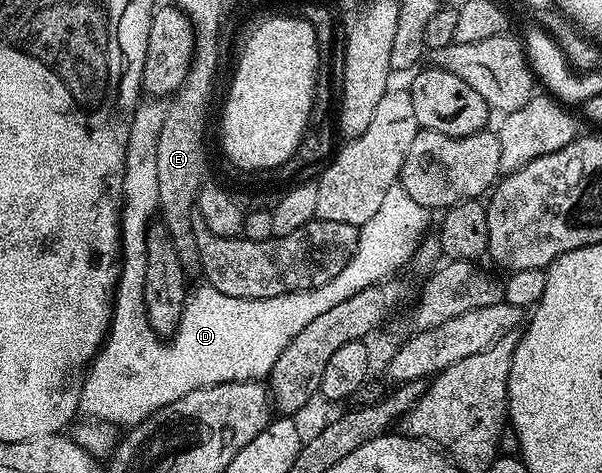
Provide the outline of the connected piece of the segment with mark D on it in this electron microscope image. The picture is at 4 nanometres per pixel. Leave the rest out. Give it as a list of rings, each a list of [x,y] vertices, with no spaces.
[[[139,103],[128,130],[120,216],[122,242],[118,284],[114,288],[114,313],[110,315],[106,338],[86,370],[78,399],[79,409],[87,412],[91,421],[112,424],[122,430],[144,423],[154,412],[184,398],[184,394],[192,394],[192,390],[241,380],[265,381],[272,366],[276,366],[276,358],[284,354],[284,346],[288,346],[288,342],[292,342],[308,322],[320,318],[320,314],[328,314],[332,306],[352,298],[352,294],[360,294],[360,290],[401,273],[398,271],[413,261],[414,251],[428,232],[428,209],[414,201],[401,183],[393,184],[388,194],[384,194],[380,210],[359,227],[356,254],[352,254],[348,266],[344,266],[332,282],[324,282],[324,286],[316,286],[310,292],[255,300],[232,298],[220,294],[220,290],[211,284],[199,283],[199,288],[187,295],[180,326],[167,342],[152,330],[144,304],[148,266],[146,235],[152,221],[159,215],[156,142],[160,142],[165,113],[165,103]]]

